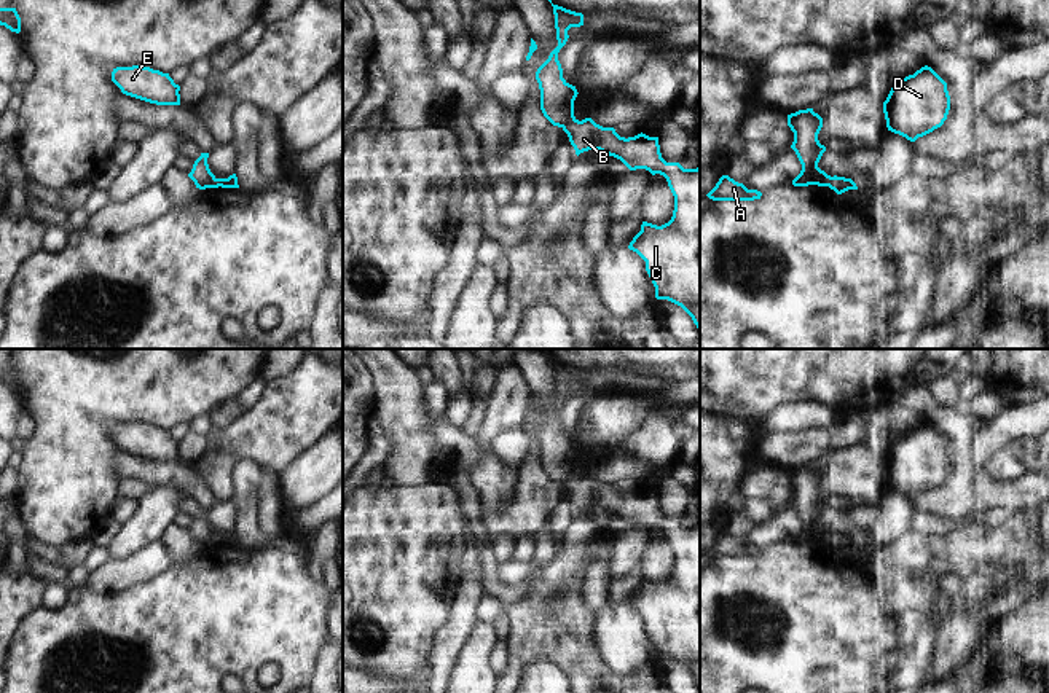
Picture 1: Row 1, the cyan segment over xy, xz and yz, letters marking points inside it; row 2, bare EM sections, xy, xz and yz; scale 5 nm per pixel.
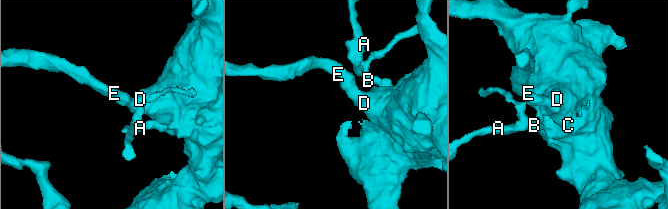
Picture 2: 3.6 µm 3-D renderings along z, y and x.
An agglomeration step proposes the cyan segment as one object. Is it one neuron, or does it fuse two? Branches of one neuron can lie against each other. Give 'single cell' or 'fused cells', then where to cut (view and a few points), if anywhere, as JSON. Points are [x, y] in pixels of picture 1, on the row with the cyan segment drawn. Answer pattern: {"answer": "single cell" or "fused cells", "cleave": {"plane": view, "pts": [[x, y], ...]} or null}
{"answer": "fused cells", "cleave": {"plane": "xz", "pts": [[574, 118], [561, 126]]}}

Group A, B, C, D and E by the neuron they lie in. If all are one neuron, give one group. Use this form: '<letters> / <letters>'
A / B C D E

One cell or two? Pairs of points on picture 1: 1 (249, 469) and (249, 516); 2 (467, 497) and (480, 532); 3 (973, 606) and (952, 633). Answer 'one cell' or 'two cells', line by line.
1: one cell
2: one cell
3: one cell

